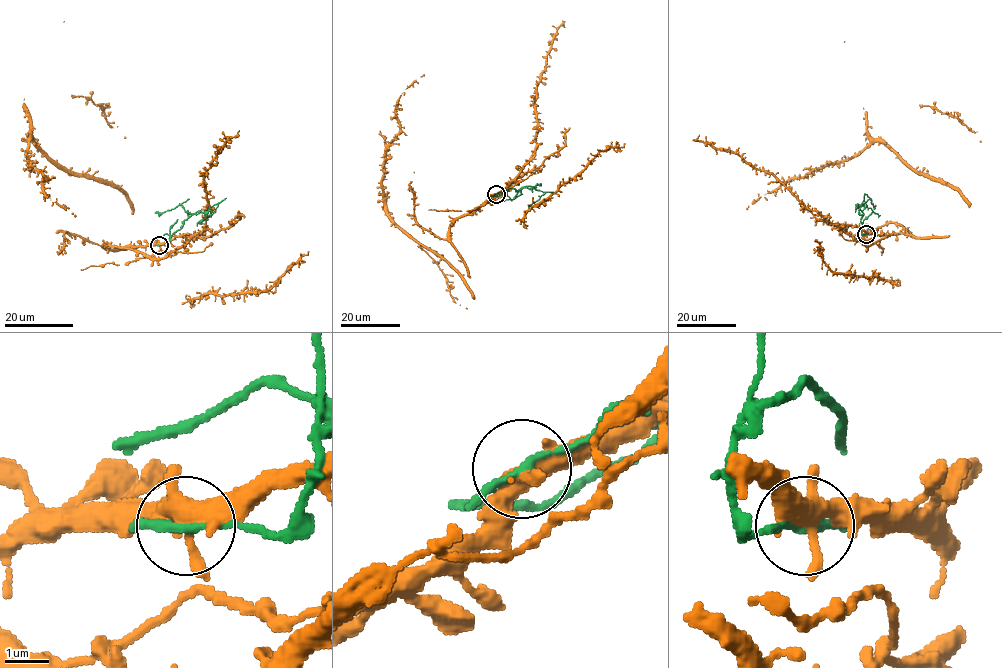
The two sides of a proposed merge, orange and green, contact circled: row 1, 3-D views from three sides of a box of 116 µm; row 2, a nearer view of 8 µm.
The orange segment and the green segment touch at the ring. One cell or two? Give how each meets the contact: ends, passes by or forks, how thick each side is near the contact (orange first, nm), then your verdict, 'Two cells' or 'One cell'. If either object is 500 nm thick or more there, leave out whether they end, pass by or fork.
At the ring orange forks. At the ring green passes by. Thickness 380 nm (orange) against 160 nm. Two cells

